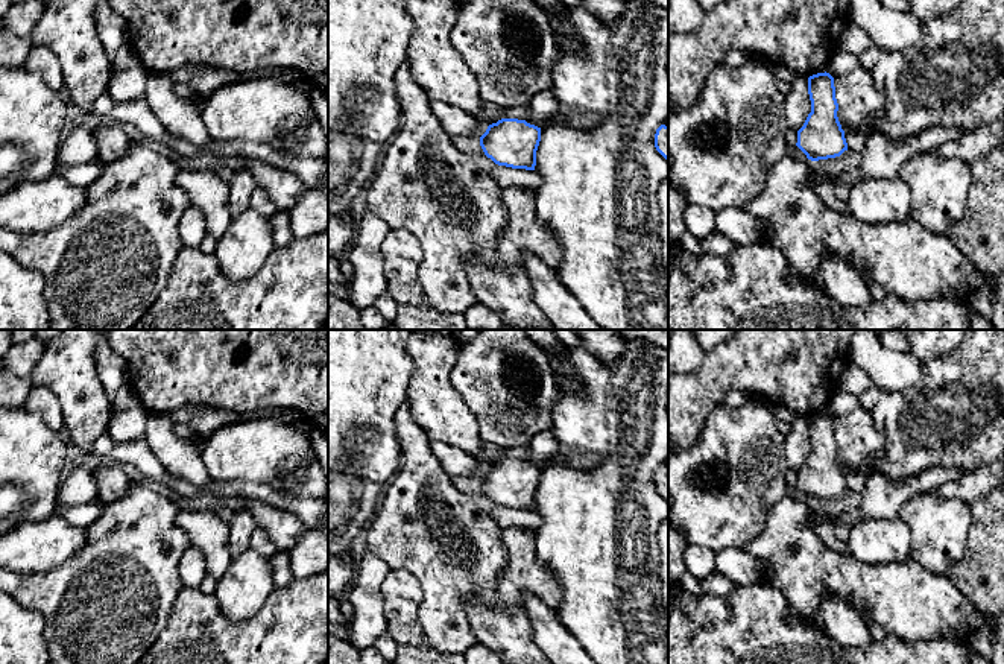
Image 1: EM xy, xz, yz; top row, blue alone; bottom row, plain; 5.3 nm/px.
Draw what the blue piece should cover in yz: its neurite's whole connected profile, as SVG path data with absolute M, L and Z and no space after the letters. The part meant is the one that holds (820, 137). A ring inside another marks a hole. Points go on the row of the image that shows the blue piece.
M826 71L810 76L808 94L811 112L797 131L796 146L811 161L840 157L848 150L848 143L837 117L834 77Z

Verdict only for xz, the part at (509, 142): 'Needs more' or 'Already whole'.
Already whole

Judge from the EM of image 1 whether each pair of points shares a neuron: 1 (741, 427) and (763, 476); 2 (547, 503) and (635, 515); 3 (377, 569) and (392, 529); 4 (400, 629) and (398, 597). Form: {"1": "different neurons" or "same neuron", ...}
{"1": "same neuron", "2": "same neuron", "3": "different neurons", "4": "same neuron"}

